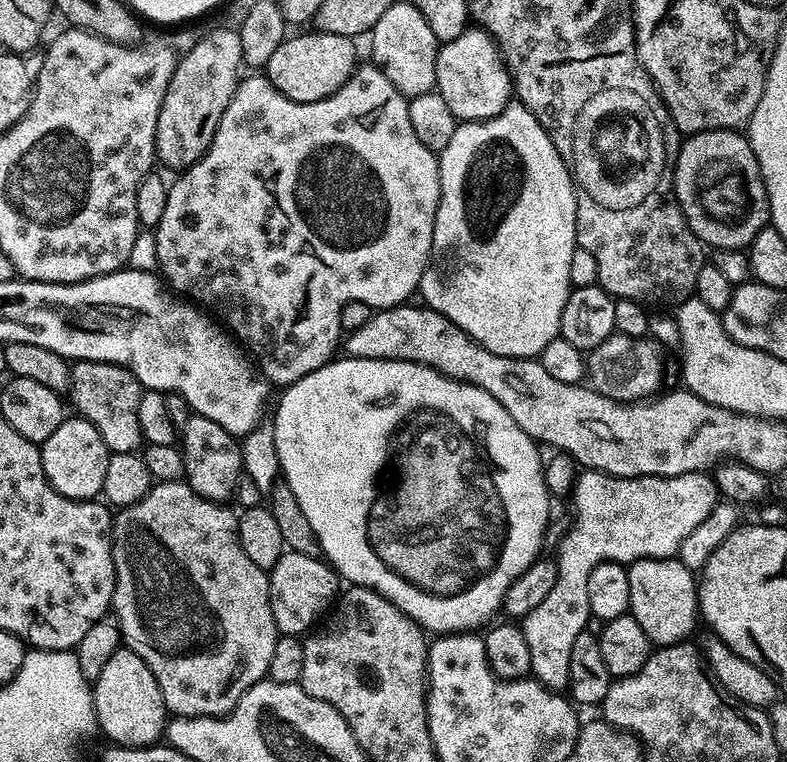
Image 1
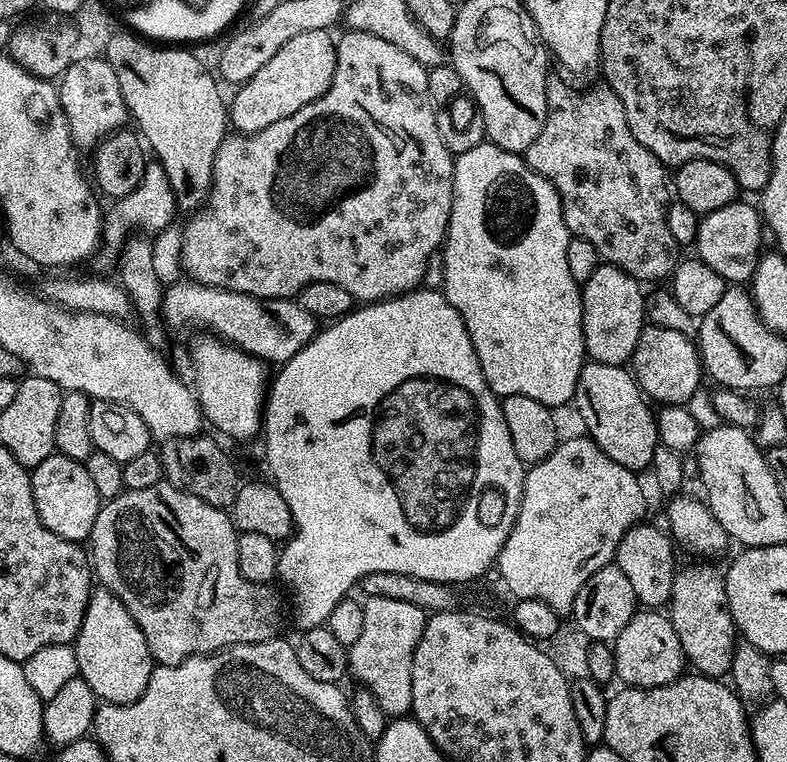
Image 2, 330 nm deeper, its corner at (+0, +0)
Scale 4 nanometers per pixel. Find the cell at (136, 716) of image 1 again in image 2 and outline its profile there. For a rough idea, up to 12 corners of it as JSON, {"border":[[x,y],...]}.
{"border":[[92,589],[74,641],[105,704],[133,704],[154,661],[130,610]]}

